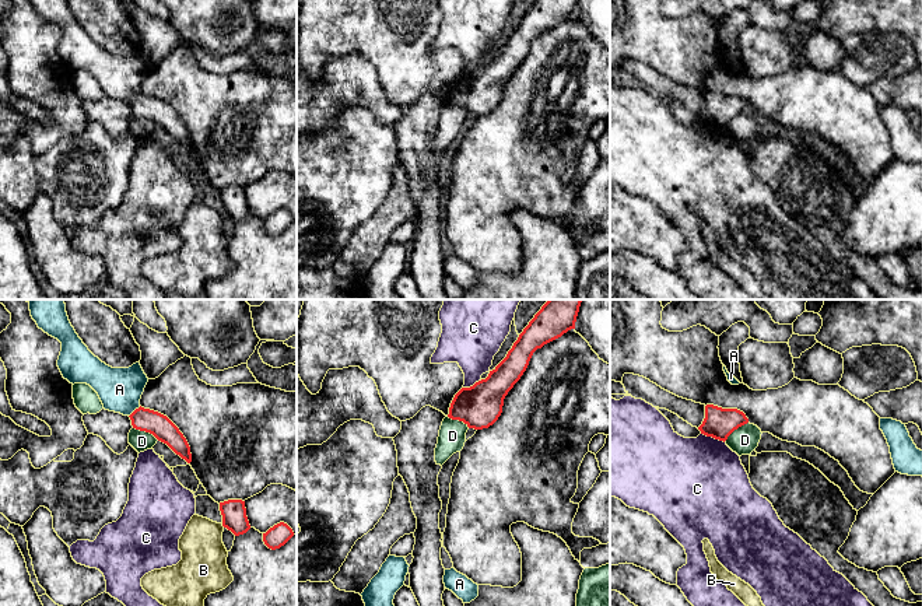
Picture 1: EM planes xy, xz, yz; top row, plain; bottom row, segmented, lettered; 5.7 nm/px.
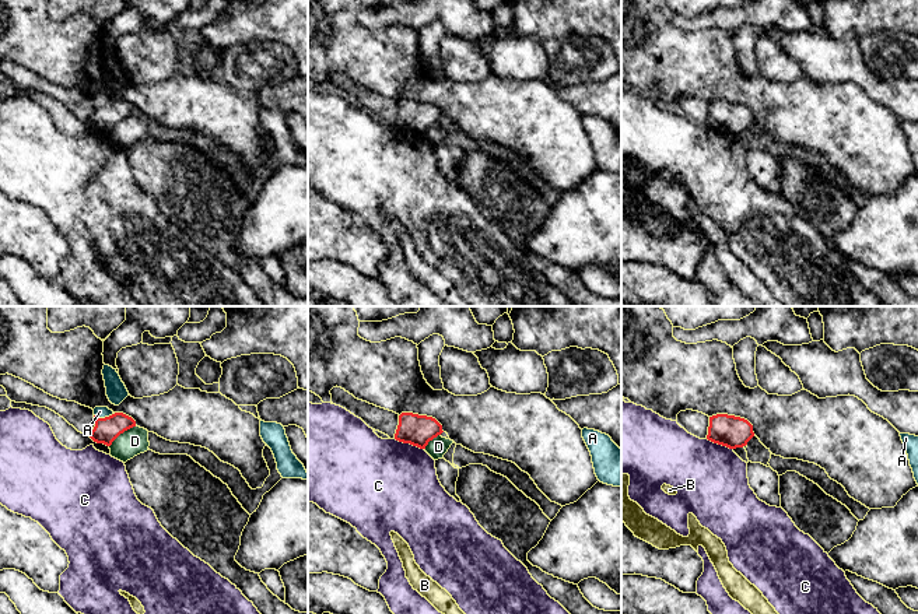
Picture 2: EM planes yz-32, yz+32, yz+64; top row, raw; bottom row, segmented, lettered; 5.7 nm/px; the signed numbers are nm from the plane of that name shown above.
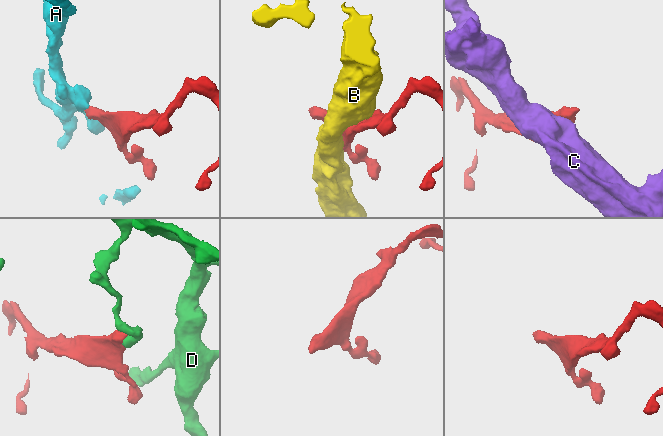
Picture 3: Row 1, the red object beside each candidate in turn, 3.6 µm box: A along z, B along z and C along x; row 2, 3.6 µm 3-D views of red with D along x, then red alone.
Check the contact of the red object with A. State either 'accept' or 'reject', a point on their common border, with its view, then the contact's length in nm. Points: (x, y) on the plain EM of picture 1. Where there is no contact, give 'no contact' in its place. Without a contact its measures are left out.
accept | xy (135, 97) | 90 nm

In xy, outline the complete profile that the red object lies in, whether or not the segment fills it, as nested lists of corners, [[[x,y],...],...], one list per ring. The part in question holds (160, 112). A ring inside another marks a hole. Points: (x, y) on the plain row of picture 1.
[[[31,0],[31,3],[39,15],[62,29],[57,53],[64,66],[73,71],[90,71],[98,80],[105,97],[129,102],[133,115],[153,120],[158,127],[166,130],[187,150],[192,148],[190,133],[179,115],[166,102],[140,92],[141,81],[148,69],[140,49],[136,49],[129,55],[112,55],[102,49],[78,24],[67,0]]]

